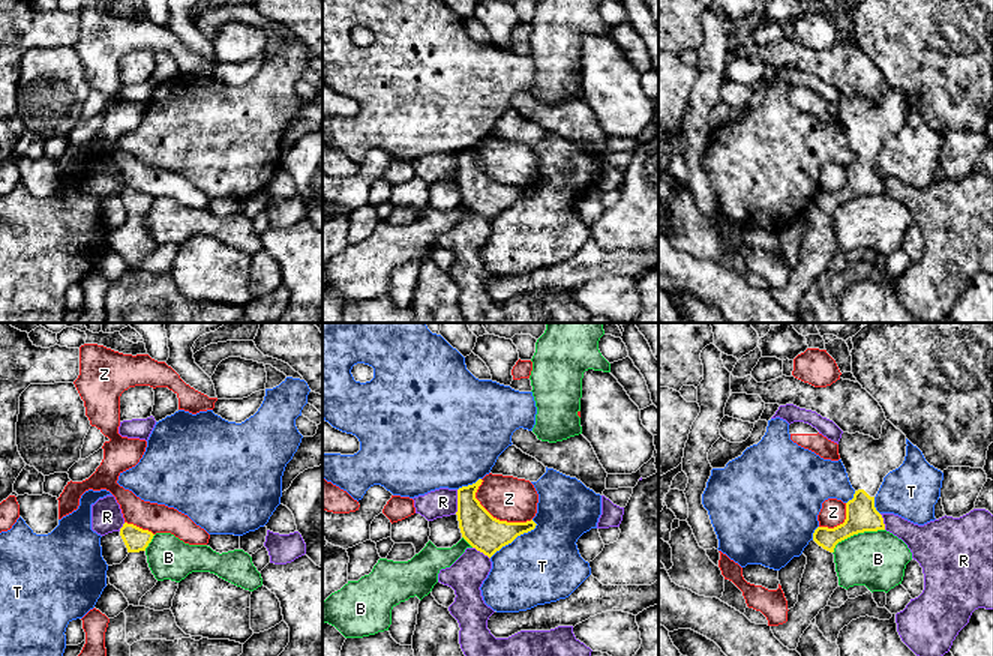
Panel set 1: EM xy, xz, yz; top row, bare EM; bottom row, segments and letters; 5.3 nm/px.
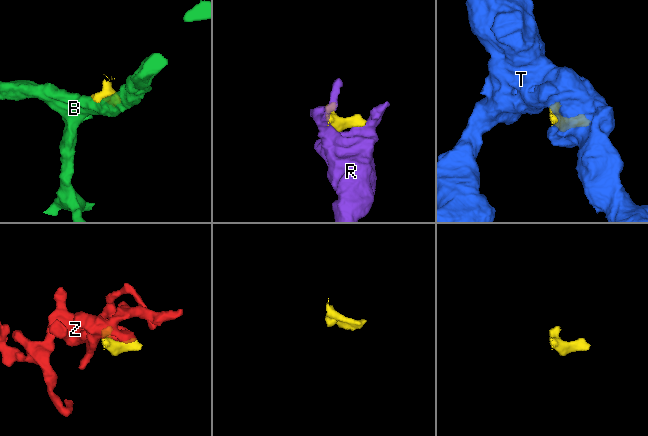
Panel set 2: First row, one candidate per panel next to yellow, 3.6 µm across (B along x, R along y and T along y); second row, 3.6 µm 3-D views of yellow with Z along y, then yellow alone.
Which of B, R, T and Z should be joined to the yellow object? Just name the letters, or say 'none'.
none

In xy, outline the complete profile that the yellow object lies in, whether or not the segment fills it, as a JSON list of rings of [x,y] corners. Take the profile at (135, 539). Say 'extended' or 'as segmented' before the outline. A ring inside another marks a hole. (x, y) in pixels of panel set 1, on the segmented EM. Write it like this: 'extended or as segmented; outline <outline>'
extended; outline [[[124,522],[120,536],[129,554],[120,564],[108,566],[106,576],[110,584],[124,594],[129,605],[140,606],[141,597],[158,582],[146,555],[146,548],[154,534]]]

